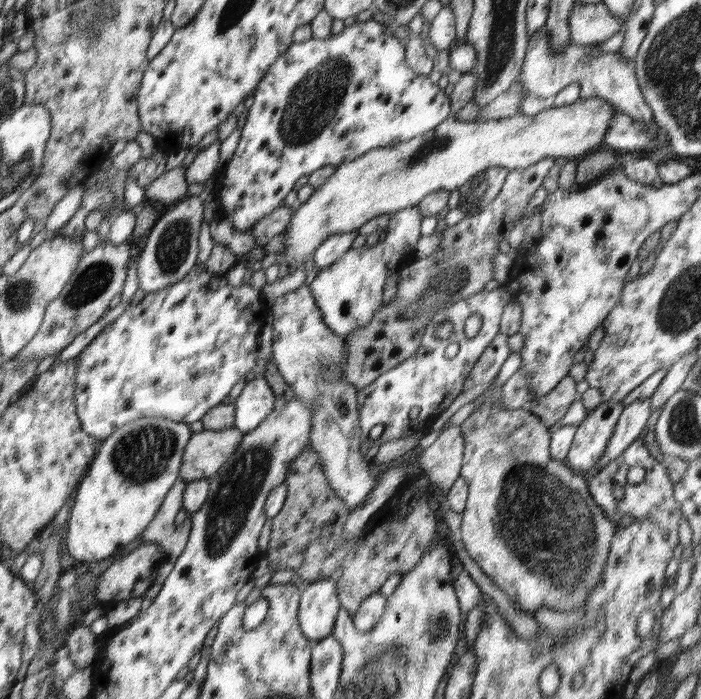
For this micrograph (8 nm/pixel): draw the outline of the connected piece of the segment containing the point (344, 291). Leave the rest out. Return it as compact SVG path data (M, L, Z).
M417 204L408 208L403 208L394 213L391 213L391 219L386 225L386 232L381 239L374 245L366 244L362 248L350 249L342 258L339 258L334 264L328 268L322 269L309 285L312 296L317 302L318 308L322 311L322 316L326 326L337 335L345 337L349 332L364 326L369 323L369 320L374 316L376 310L384 304L383 292L385 289L385 280L390 273L395 274L398 279L399 270L402 270L410 262L418 260L419 254L415 251L418 239L421 237L421 224L423 218L420 216Z

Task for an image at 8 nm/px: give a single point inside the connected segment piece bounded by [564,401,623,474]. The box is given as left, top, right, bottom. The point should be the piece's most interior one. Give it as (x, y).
(592, 437)

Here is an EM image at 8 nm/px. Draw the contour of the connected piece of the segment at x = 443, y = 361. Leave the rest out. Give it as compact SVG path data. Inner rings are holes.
M505 285L491 291L479 292L466 300L460 300L446 310L439 310L426 326L420 346L414 356L381 374L372 384L357 391L358 424L361 430L361 443L380 446L390 440L408 438L412 434L421 437L431 432L438 417L450 403L462 392L463 382L468 378L474 363L482 356L484 349L499 332L499 324L504 307L512 302L511 292ZM472 314L480 314L482 324L474 338L465 335L465 322ZM450 320L452 333L446 340L437 339L434 330L440 322ZM458 342L459 351L453 358L446 358L444 350L448 344ZM375 426L384 426L384 432L377 440L369 438L369 432Z

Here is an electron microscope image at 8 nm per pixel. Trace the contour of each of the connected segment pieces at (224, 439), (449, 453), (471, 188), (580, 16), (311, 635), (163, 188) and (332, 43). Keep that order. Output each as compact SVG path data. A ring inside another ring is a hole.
M238 428L222 431L202 430L192 434L184 448L179 478L187 483L214 476L241 444L243 433Z
M446 422L442 430L436 442L423 450L420 456L415 455L415 459L416 466L426 473L424 479L446 495L461 471L464 439L460 425L448 426Z
M501 166L486 168L484 172L479 172L474 178L458 187L460 203L457 208L464 214L467 212L468 217L479 213L496 198L508 173L509 170Z
M575 2L568 16L568 29L574 45L600 43L623 30L624 24L625 21L612 15L603 3L578 4Z
M334 580L309 584L299 600L298 622L303 635L315 643L332 634L340 609Z
M179 165L170 171L164 171L154 182L145 188L145 196L149 201L155 201L162 207L176 204L188 198L188 183L185 179L184 165Z
M374 19L364 23L354 23L352 26L344 28L340 34L332 34L324 40L319 38L310 38L302 42L293 42L278 58L271 64L271 67L266 71L260 84L253 92L252 106L248 111L245 125L243 126L238 147L232 159L220 171L220 178L216 181L216 194L222 194L224 200L225 212L228 222L230 222L231 230L244 233L252 230L252 226L256 222L260 222L262 218L266 218L275 208L282 205L284 197L292 190L294 183L304 175L309 175L311 172L322 168L323 166L340 166L341 164L353 161L355 158L374 150L375 148L389 146L392 140L410 140L415 136L420 136L433 128L436 128L441 122L444 122L450 117L451 96L446 96L445 92L440 90L437 84L433 84L426 76L426 84L418 84L418 80L424 80L422 75L416 74L413 70L407 67L405 63L405 45L402 40L392 35L393 27L386 27ZM230 194L238 194L236 204L228 206Z

